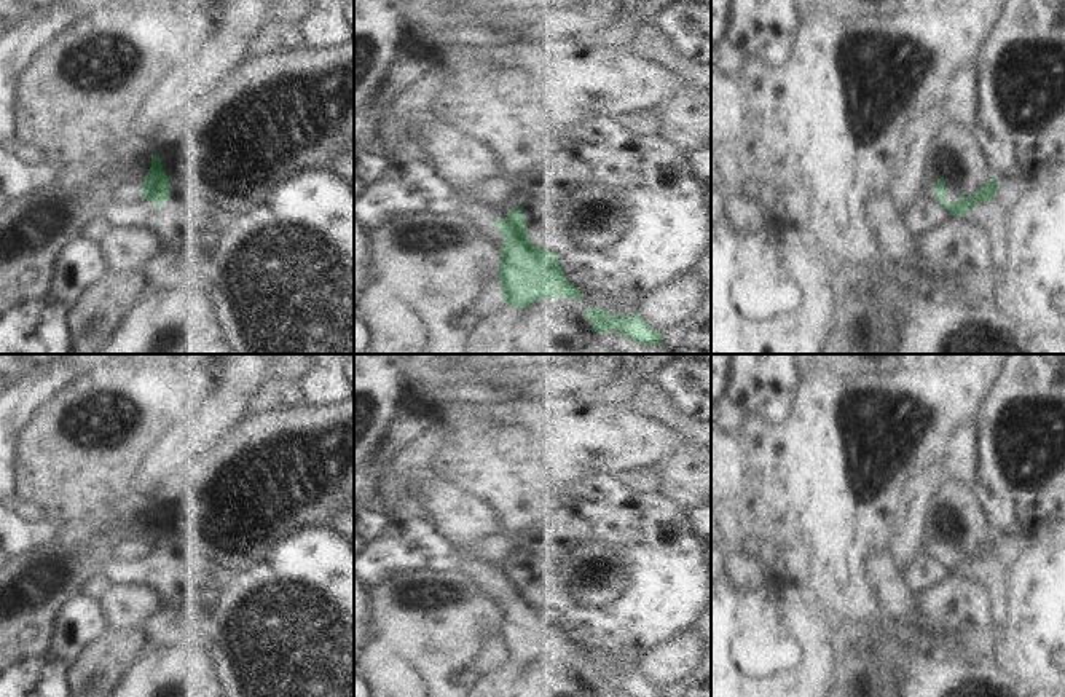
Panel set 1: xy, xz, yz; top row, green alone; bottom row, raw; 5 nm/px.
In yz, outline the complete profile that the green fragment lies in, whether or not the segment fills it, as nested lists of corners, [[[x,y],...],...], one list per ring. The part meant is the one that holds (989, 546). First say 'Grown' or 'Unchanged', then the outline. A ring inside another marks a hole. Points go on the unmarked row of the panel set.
Grown. [[[941,534],[937,536],[936,542],[923,542],[922,552],[934,555],[941,565],[945,565],[952,574],[960,574],[969,571],[971,565],[976,560],[990,558],[998,550],[996,534],[985,539],[977,550],[973,553],[965,553],[961,549],[961,555],[957,560],[945,558],[945,538]]]

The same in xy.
Grown. [[[151,510],[151,523],[139,545],[121,542],[112,549],[115,555],[123,555],[124,558],[139,558],[140,555],[151,558],[158,569],[158,565],[169,555],[169,536],[163,528],[161,517]]]

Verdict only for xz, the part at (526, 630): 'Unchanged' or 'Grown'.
Grown.

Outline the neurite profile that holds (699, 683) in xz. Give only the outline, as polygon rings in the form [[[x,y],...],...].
[[[711,643],[701,665],[671,687],[663,689],[662,697],[711,697]]]

